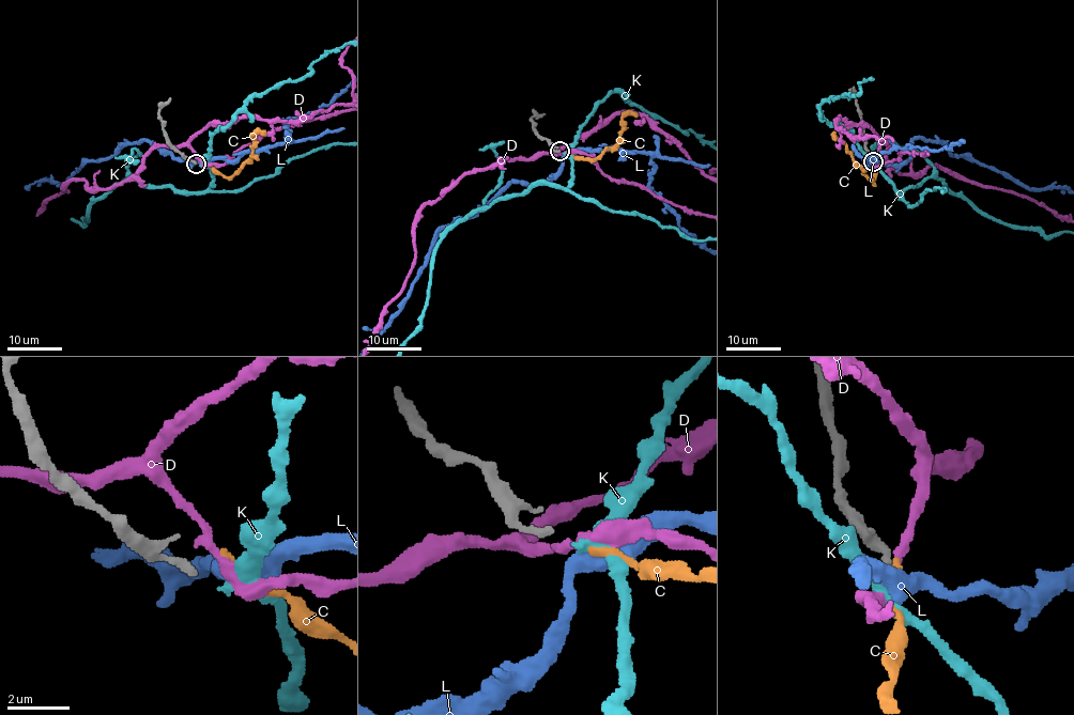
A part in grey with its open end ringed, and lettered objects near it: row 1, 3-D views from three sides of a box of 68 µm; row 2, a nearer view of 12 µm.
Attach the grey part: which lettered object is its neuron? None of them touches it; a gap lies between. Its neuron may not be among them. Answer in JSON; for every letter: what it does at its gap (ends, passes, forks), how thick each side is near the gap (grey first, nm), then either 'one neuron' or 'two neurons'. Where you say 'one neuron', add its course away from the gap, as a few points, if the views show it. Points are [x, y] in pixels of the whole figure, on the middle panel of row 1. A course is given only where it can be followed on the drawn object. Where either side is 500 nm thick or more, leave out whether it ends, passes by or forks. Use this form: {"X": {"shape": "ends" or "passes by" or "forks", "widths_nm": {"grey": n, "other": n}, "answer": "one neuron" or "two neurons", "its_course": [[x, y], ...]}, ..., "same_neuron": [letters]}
{"C": {"shape": "ends", "widths_nm": {"grey": 260, "other": 360}, "answer": "two neurons"}, "D": {"shape": "passes by", "widths_nm": {"grey": 260, "other": 300}, "answer": "two neurons"}, "K": {"shape": "ends", "widths_nm": {"grey": 260, "other": 240}, "answer": "one neuron"}, "L": {"shape": "passes by", "widths_nm": {"grey": 260, "other": 480}, "answer": "two neurons"}, "same_neuron": ["K"]}

